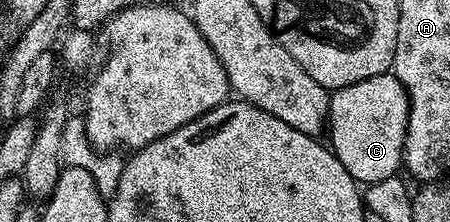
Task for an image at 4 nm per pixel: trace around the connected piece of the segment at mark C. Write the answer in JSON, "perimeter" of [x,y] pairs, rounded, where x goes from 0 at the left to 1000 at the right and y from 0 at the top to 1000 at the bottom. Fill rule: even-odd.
{"perimeter":[[[873,324],[847,329],[733,419],[731,667],[807,838],[878,793],[896,757],[911,437]]]}

